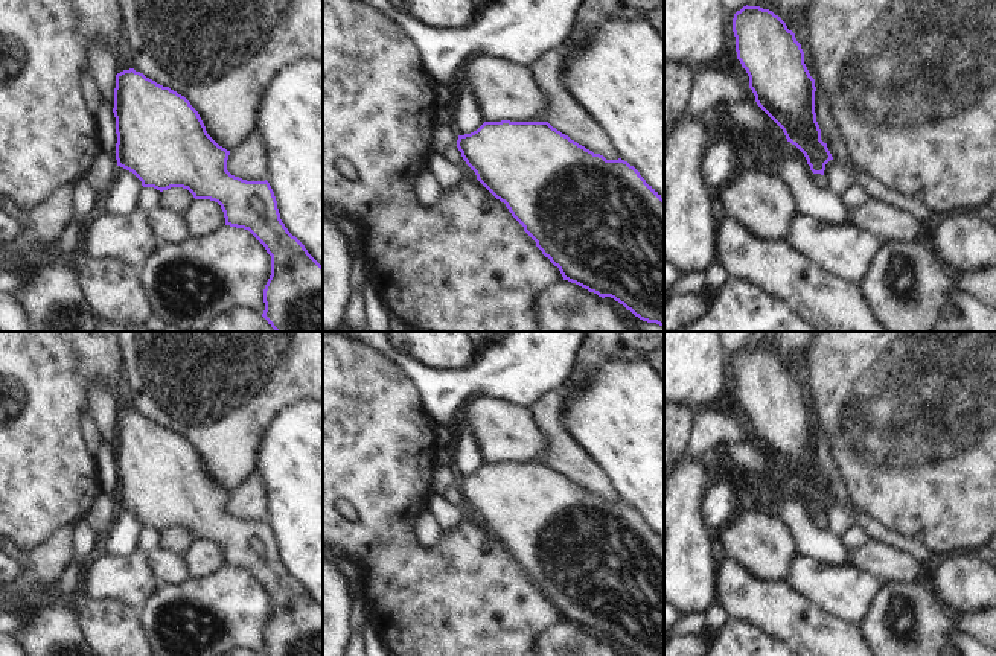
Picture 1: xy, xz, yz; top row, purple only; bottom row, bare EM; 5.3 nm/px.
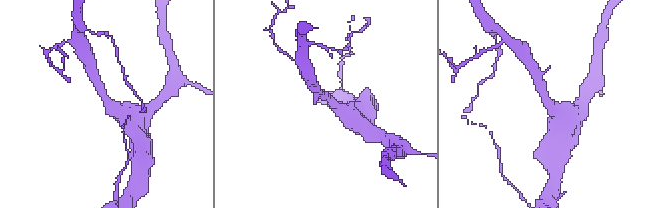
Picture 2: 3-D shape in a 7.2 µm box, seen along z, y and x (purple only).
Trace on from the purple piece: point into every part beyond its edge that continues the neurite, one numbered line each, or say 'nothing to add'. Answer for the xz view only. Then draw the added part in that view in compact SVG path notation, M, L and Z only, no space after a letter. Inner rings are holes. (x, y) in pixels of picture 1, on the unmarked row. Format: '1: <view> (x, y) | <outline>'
1: xz (443, 477) | M436 466L433 470L433 495L442 496L443 490L457 486L458 475L451 466Z

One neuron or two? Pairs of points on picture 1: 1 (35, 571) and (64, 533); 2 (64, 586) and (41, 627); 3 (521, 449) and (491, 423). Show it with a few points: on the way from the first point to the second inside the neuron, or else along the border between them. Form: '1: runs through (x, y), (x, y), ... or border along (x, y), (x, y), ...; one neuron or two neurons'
1: runs through (44, 562), (55, 551), (58, 542); one neuron
2: runs through (61, 597), (52, 617); one neuron
3: runs through (513, 442), (498, 426); one neuron

